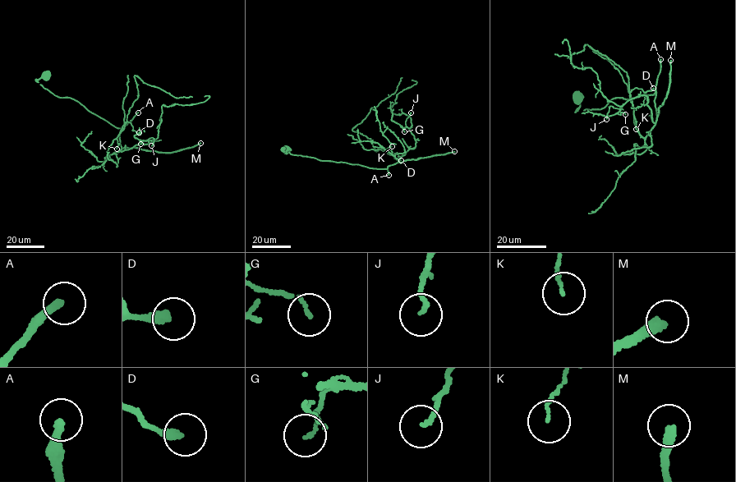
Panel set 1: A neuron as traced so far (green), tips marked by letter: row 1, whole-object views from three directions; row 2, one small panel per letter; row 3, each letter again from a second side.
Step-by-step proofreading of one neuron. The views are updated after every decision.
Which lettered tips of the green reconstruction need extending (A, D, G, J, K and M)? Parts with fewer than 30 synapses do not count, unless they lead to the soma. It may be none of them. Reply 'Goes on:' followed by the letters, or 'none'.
Goes on: A, M

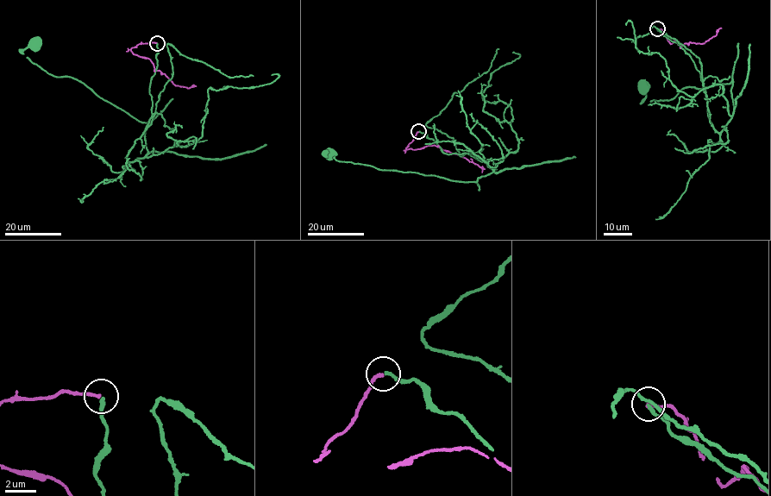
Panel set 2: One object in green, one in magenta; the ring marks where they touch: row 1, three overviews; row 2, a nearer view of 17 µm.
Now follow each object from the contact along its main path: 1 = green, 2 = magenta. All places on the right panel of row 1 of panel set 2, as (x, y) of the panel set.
1: (657, 28), (693, 62), (719, 133), (733, 109), (731, 81), (685, 87), (658, 102), (644, 100), (642, 86)
2: (656, 28), (662, 29), (671, 44), (675, 40), (681, 46), (686, 42), (700, 44), (707, 40), (721, 28)

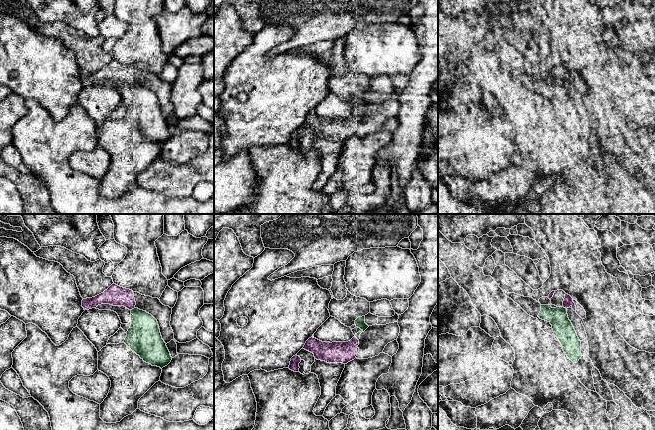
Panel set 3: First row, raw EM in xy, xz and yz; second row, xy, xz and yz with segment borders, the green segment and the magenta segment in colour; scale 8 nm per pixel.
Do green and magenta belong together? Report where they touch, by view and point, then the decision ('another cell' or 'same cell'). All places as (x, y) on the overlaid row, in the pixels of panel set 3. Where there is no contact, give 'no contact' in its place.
xz (356, 337) | another cell

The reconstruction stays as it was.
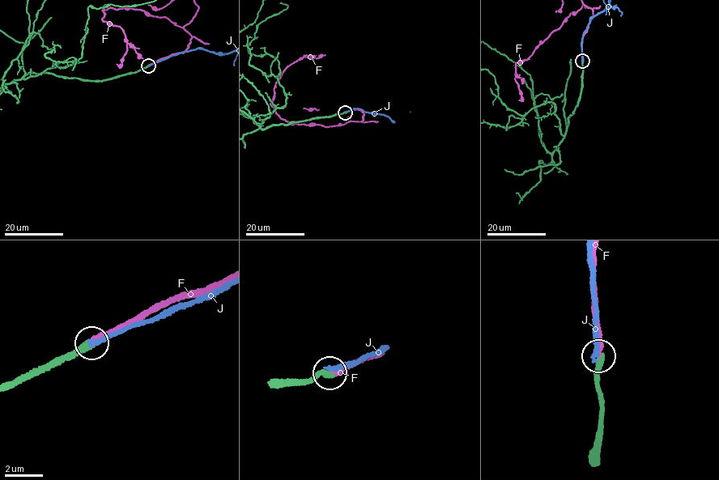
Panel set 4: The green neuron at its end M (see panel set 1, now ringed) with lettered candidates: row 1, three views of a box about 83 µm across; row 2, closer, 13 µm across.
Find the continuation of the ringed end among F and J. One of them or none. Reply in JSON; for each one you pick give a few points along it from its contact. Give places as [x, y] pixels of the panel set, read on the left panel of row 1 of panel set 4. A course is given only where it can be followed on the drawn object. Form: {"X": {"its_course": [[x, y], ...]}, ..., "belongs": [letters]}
{"F": {"its_course": [[148, 65], [181, 53], [191, 36], [126, 7], [104, 11], [126, 43], [116, 64]]}, "belongs": ["F"]}

